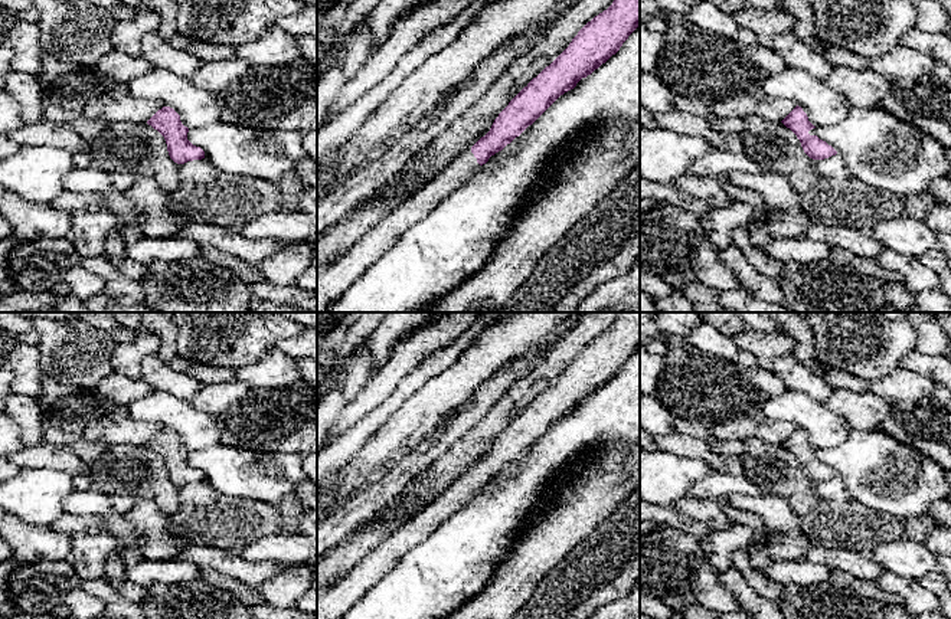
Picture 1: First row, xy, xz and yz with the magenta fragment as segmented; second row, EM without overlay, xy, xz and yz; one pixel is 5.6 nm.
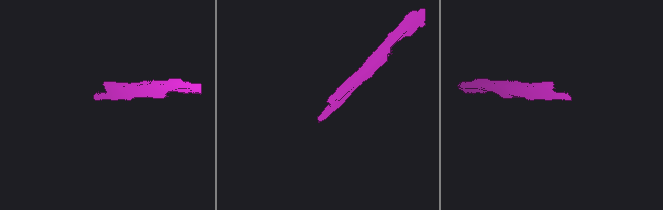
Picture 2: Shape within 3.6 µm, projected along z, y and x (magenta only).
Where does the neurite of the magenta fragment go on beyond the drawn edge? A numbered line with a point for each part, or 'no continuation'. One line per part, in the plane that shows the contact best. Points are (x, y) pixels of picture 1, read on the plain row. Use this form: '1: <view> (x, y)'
1: xz (337, 599)

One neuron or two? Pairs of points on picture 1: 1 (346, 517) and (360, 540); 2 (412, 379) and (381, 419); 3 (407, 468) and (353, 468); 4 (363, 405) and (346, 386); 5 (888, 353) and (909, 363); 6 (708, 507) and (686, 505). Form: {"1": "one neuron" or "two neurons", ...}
{"1": "two neurons", "2": "one neuron", "3": "two neurons", "4": "two neurons", "5": "two neurons", "6": "one neuron"}

